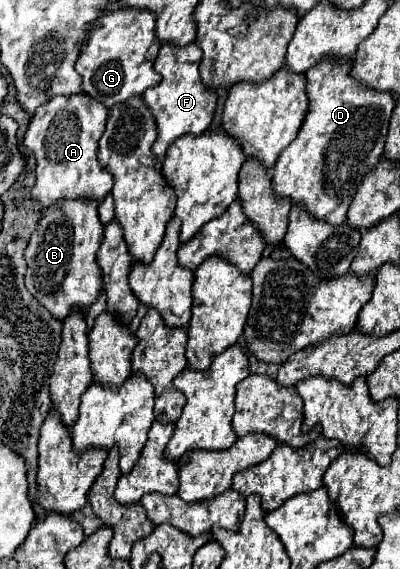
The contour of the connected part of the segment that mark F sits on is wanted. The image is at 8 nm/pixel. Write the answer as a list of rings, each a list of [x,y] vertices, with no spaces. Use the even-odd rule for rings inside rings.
[[[164,44],[158,52],[154,70],[162,76],[162,82],[156,88],[144,92],[144,102],[154,116],[156,132],[158,132],[158,138],[152,144],[152,158],[146,160],[146,164],[150,166],[156,166],[156,160],[164,160],[166,150],[174,144],[176,138],[186,134],[200,136],[212,122],[216,108],[216,94],[212,90],[206,90],[200,80],[200,72],[198,72],[200,58],[202,58],[202,50],[198,50],[196,44],[188,44],[186,48]]]

